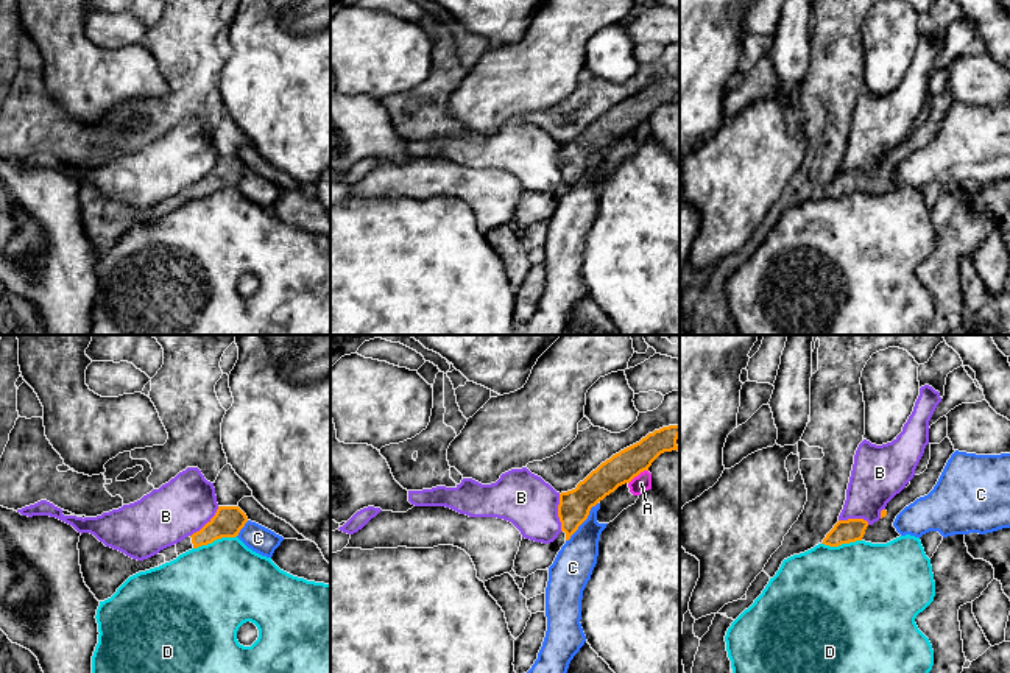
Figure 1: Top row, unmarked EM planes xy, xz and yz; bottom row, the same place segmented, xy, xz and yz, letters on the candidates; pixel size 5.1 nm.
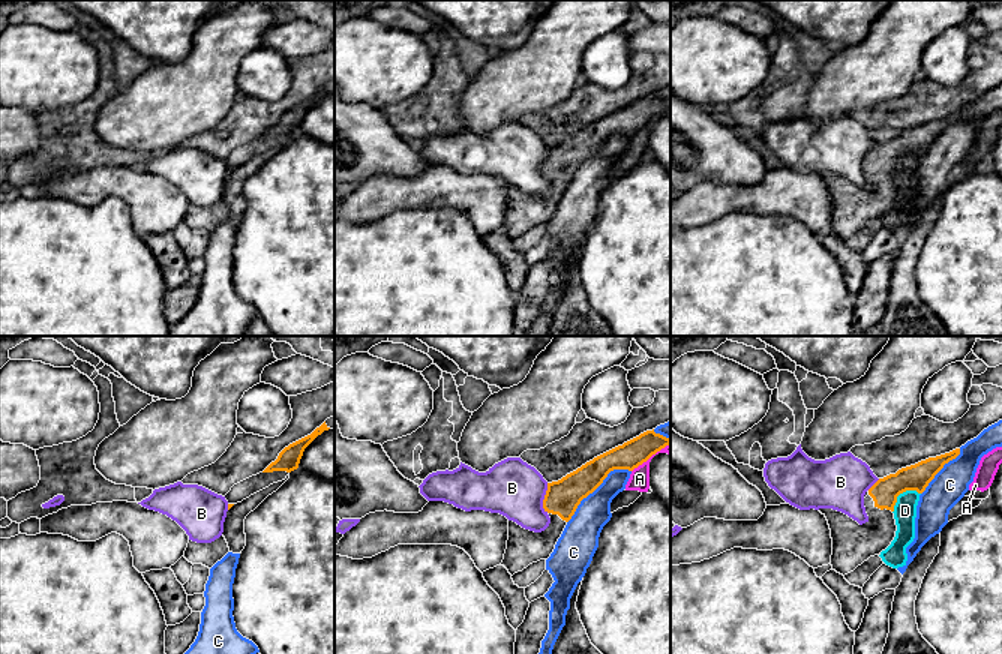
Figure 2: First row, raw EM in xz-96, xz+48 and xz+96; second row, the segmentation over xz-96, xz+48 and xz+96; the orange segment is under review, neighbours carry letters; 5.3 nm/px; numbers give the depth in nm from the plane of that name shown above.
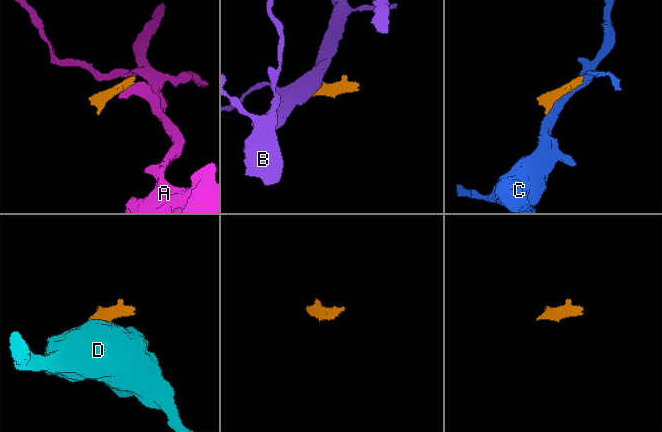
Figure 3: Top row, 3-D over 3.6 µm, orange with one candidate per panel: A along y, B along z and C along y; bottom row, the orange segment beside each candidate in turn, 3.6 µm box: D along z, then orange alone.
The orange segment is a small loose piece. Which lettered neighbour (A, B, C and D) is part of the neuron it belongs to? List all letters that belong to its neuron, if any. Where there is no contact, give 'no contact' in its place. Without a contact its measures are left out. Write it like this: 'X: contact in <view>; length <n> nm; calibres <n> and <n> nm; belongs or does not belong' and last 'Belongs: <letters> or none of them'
A: contact in xz; length 130 nm; calibres 160 and 90 nm; does not belong
B: contact in xz; length 190 nm; calibres 160 and 280 nm; does not belong
C: contact in xz; length 260 nm; calibres 160 and 200 nm; does not belong
D: contact in xy; length 240 nm; calibres 160 and 460 nm; does not belong
Belongs: none of them

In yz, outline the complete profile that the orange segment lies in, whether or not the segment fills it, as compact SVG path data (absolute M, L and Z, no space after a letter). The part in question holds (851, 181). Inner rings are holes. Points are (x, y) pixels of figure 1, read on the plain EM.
M948 87L940 95L931 95L927 120L920 126L913 126L910 136L887 154L878 173L870 176L863 170L839 171L821 195L829 198L839 198L856 192L887 195L899 189L901 185L893 178L896 167L916 150L927 146L934 140L954 103L954 97Z

